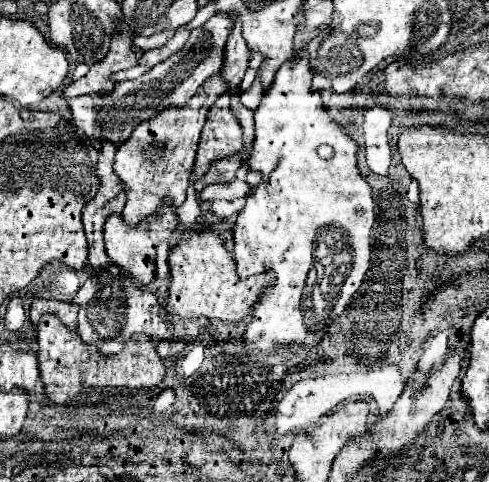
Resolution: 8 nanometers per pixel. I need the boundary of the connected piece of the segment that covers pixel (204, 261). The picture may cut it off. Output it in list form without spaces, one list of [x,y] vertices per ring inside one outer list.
[[[186,230],[182,240],[168,254],[170,264],[170,290],[168,304],[174,308],[172,314],[186,318],[220,318],[226,322],[242,320],[250,306],[258,302],[260,292],[265,287],[273,286],[275,274],[267,271],[250,276],[245,280],[238,278],[236,264],[226,250],[222,236],[214,230]]]

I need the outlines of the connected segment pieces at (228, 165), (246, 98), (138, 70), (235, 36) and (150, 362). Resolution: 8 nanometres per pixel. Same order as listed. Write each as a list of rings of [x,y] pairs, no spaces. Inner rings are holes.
[[[234,154],[228,158],[217,160],[210,166],[210,170],[198,178],[198,182],[194,182],[196,190],[202,190],[206,184],[212,182],[226,182],[226,180],[234,180],[236,171],[241,166],[241,159]]]
[[[262,66],[258,68],[258,78],[254,78],[254,82],[252,82],[252,86],[248,88],[248,90],[244,90],[242,92],[242,104],[246,106],[246,108],[250,108],[250,110],[254,110],[258,104],[260,104],[260,98],[262,98],[262,90],[264,90],[264,86],[262,86],[262,82],[260,82],[260,72],[262,72]]]
[[[136,65],[132,68],[117,72],[116,74],[112,74],[112,76],[110,76],[110,79],[114,80],[114,82],[120,82],[124,80],[133,80],[143,75],[150,69],[151,68],[147,66]]]
[[[228,12],[230,20],[234,20],[230,38],[226,42],[226,64],[224,64],[224,80],[228,80],[230,88],[238,86],[238,82],[242,80],[246,68],[248,68],[248,52],[250,48],[246,46],[244,38],[242,38],[242,22],[238,18],[238,14]]]
[[[42,314],[36,326],[38,340],[38,366],[40,378],[44,382],[44,390],[48,398],[56,404],[84,402],[80,392],[88,388],[104,388],[104,386],[128,386],[128,388],[144,388],[158,386],[164,378],[164,364],[156,352],[156,342],[140,334],[138,338],[130,338],[120,354],[98,354],[94,346],[82,342],[82,338],[68,330],[56,314]]]

